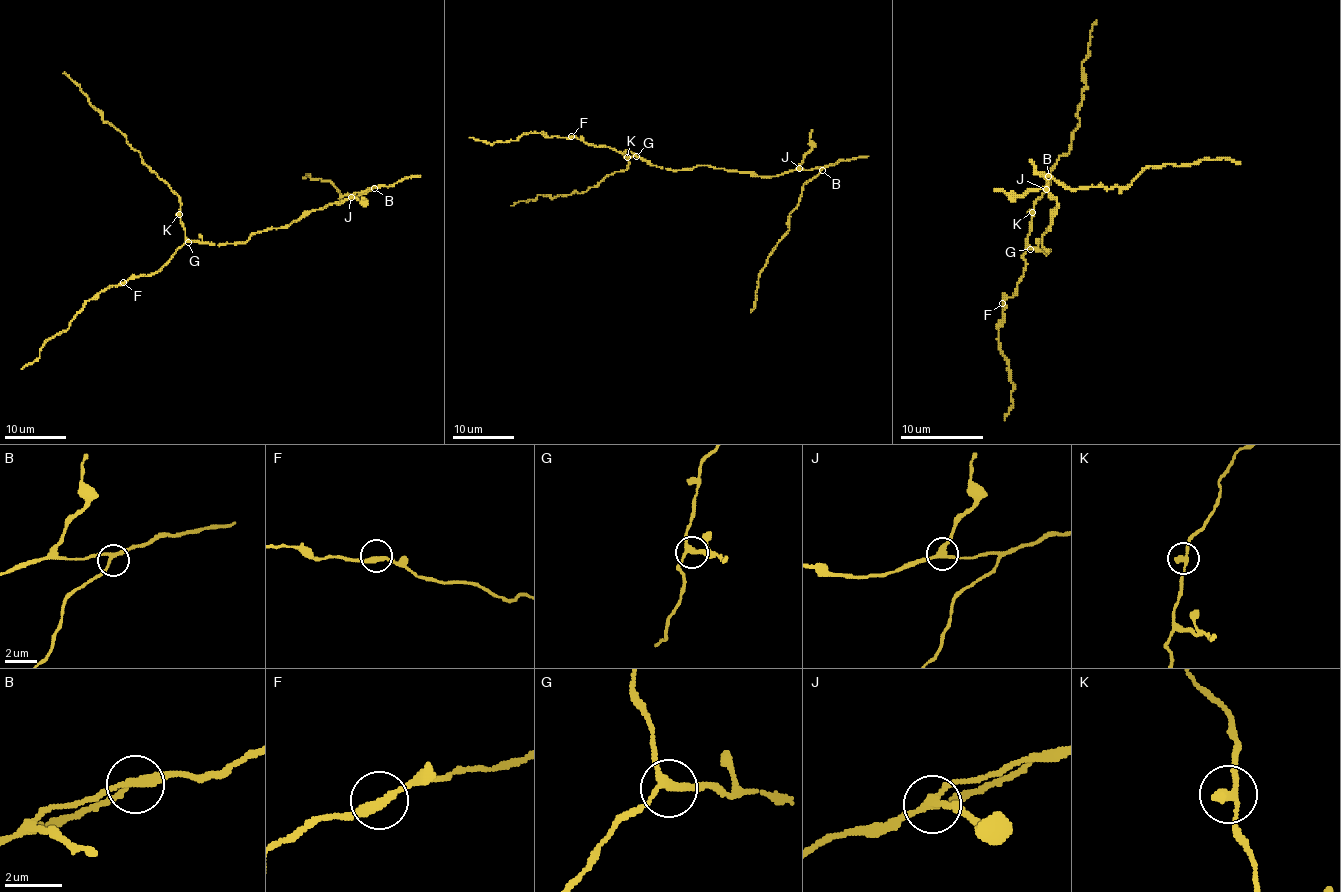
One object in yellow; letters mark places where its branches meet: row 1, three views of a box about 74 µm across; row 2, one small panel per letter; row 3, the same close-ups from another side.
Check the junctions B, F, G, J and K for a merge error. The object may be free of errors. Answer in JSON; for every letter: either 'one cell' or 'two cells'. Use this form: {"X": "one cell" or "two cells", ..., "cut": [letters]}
{"B": "one cell", "F": "one cell", "G": "one cell", "J": "two cells", "K": "one cell", "cut": ["J"]}

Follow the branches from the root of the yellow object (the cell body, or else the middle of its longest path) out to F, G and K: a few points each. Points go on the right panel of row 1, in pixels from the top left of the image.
F: (1042, 237), (1042, 245), (1048, 251), (1027, 249), (1023, 253), (1025, 270), (1017, 285), (1017, 293), (1002, 303)
G: (1042, 237), (1042, 245), (1048, 251), (1046, 253), (1030, 249)
K: (1042, 237), (1042, 245), (1048, 251), (1046, 253), (1027, 243), (1032, 212)

